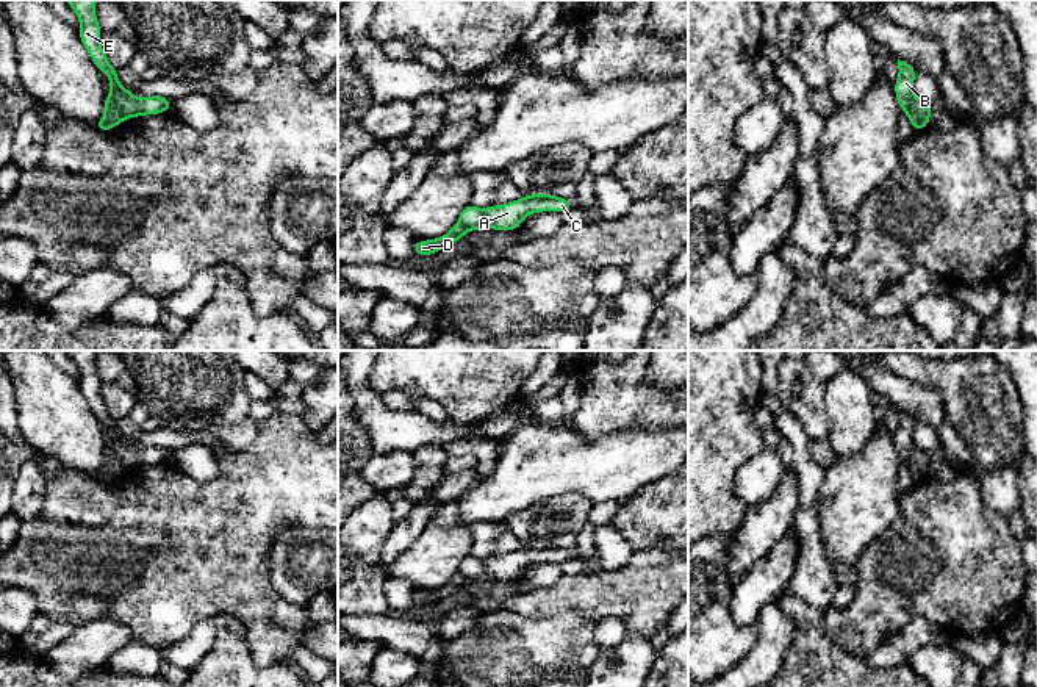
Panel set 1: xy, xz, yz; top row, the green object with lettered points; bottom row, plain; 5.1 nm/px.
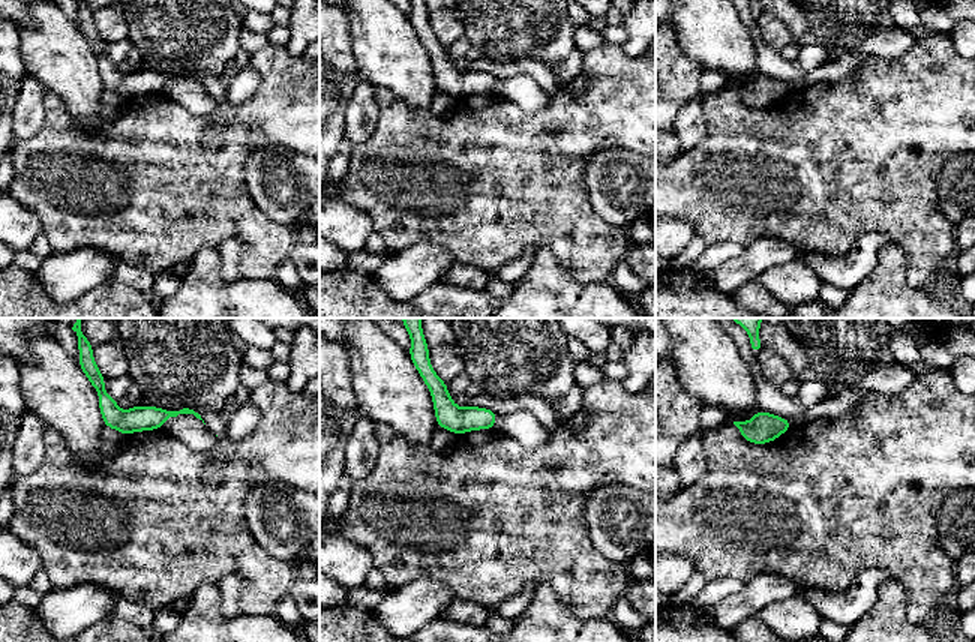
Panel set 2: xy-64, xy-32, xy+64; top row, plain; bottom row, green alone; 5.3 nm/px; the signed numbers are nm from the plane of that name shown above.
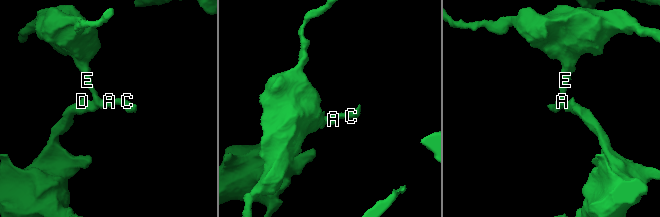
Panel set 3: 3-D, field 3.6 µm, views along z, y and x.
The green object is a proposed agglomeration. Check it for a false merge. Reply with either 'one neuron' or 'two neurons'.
two neurons

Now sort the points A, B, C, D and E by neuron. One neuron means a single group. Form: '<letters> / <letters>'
A B C E / D

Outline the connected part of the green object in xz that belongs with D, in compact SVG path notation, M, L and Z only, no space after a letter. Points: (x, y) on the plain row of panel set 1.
M457 573L446 585L435 590L416 592L414 593L414 606L433 606L441 599L450 596L452 593L458 593L461 587L469 582L468 577Z

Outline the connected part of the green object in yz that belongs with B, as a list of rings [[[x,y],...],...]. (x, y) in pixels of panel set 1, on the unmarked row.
[[[898,410],[898,419],[899,419],[899,426],[895,432],[895,446],[901,460],[904,462],[904,465],[907,465],[912,451],[915,449],[913,444],[915,418],[907,412]]]

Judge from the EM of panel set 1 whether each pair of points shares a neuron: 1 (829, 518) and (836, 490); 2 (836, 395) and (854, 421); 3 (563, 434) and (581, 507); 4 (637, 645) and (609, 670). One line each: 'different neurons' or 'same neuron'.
1: same neuron
2: same neuron
3: different neurons
4: same neuron

